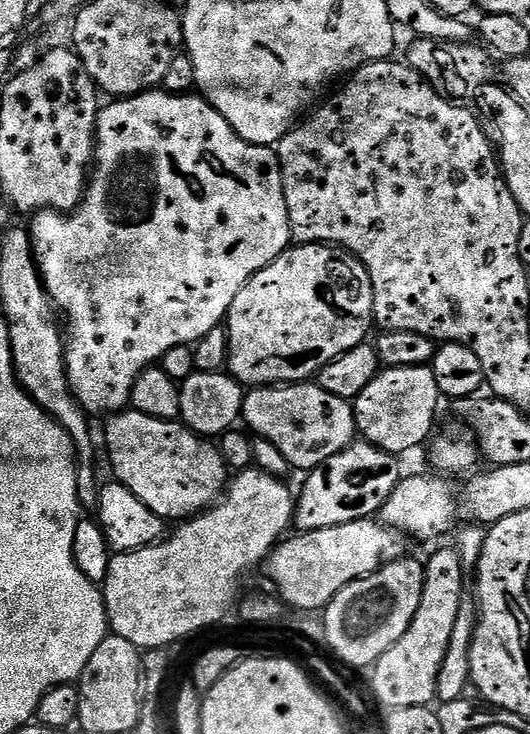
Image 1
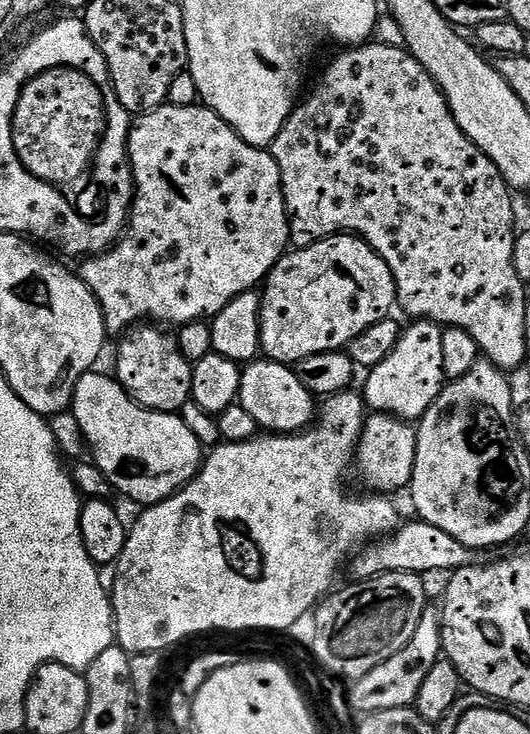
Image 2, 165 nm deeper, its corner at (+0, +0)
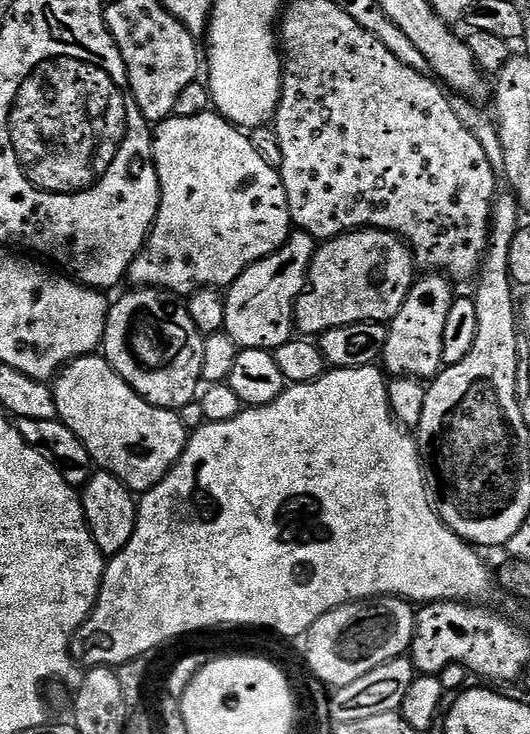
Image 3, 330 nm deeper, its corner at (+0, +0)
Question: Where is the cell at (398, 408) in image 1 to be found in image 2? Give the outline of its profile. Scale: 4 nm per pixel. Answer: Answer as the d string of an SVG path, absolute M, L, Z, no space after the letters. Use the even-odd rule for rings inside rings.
M417 320L409 325L401 331L398 346L394 346L391 354L367 373L368 381L362 387L362 395L372 412L385 412L399 420L419 422L446 383L442 366L444 328L431 320Z

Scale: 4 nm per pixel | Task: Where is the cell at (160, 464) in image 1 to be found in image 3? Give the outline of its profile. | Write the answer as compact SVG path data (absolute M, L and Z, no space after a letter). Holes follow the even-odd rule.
M93 354L78 357L64 365L54 380L56 414L86 446L97 469L114 474L133 494L150 491L178 462L188 445L189 429L184 427L179 415L170 408L156 408L149 400L143 400L135 390L111 366L103 355Z

